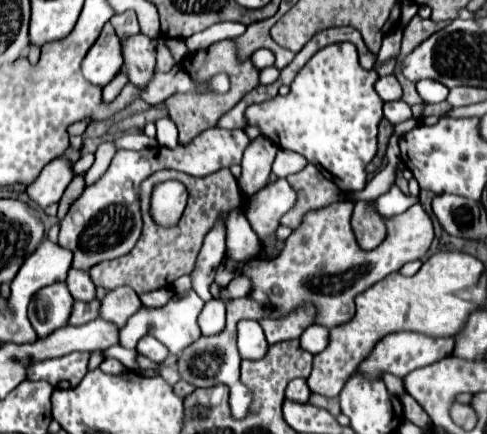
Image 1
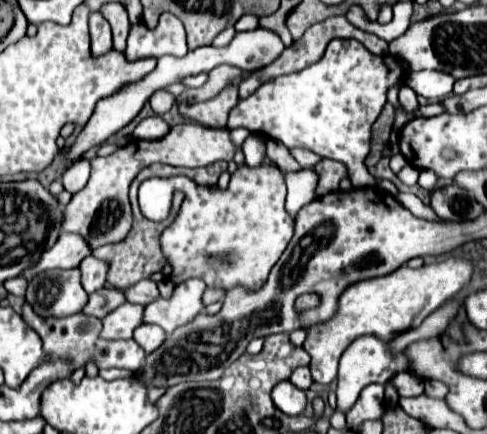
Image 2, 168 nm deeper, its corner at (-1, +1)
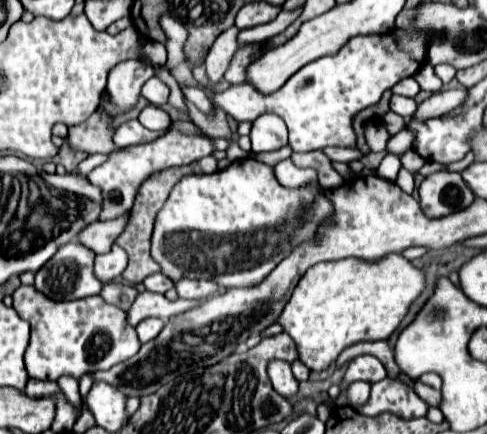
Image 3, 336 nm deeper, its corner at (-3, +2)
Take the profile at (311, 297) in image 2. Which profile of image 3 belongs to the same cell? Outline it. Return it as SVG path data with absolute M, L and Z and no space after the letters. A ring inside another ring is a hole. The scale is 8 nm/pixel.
M390 254L376 264L356 258L320 262L298 282L278 324L282 324L286 334L296 342L300 360L312 372L322 372L336 362L346 346L364 340L388 340L424 290L424 272L400 254Z

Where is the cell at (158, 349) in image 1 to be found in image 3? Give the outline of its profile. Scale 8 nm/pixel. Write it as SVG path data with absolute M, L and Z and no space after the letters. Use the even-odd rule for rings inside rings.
M150 318L150 320L142 320L138 326L136 326L136 332L138 332L138 338L142 344L154 340L164 328L164 322L158 320L158 318Z

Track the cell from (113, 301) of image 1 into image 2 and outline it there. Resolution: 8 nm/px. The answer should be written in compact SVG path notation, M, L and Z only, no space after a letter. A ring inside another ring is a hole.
M138 281L136 285L128 287L126 291L126 299L130 303L140 303L140 305L148 305L152 301L156 301L160 297L160 291L158 291L158 283L156 281Z

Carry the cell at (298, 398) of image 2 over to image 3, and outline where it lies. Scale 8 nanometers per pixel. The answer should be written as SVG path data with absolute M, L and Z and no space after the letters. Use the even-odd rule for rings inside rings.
M272 360L268 364L268 376L270 376L270 382L274 386L274 390L284 396L284 398L290 398L298 392L298 382L296 378L292 376L292 370L290 370L290 364L288 362L282 362L282 360Z

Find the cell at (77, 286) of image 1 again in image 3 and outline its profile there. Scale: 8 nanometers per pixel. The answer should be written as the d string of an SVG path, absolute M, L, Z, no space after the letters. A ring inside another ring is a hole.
M114 244L110 252L96 256L96 260L94 260L94 274L96 274L96 278L102 284L106 284L106 282L116 280L124 272L126 264L128 264L126 252L120 246Z

